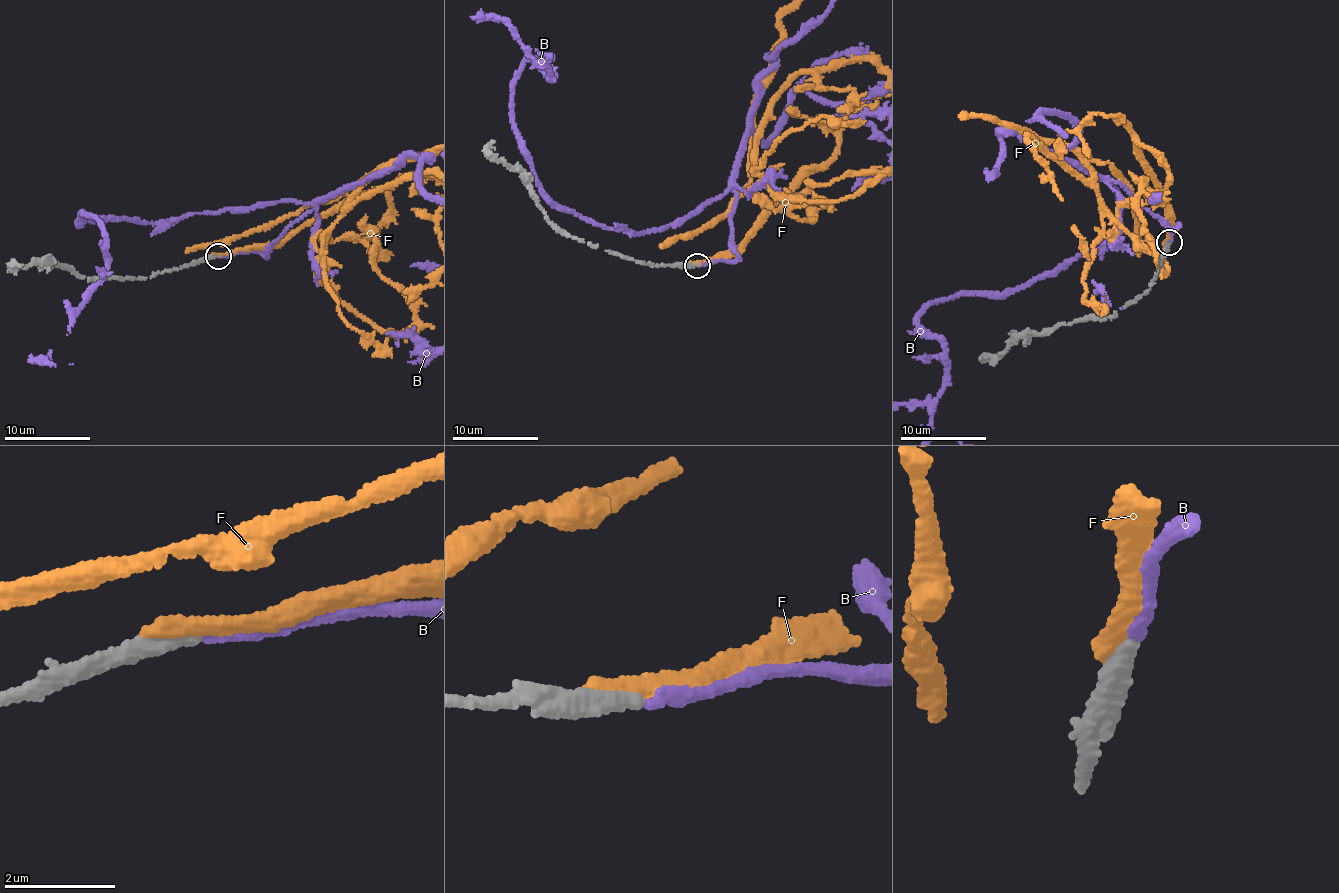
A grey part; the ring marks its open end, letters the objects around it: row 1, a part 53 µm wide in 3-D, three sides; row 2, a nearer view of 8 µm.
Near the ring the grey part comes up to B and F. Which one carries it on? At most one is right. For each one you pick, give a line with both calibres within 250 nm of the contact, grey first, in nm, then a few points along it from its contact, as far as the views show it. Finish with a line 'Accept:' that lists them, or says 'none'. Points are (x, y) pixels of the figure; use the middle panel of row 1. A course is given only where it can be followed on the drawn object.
B: calibres 280 and 200 nm
Accept: B

